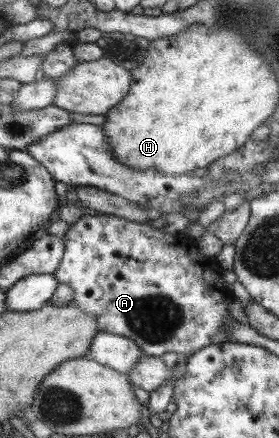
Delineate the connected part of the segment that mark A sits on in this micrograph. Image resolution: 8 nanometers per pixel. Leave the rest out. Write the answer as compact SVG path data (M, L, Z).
M83 214L77 219L77 222L68 226L61 239L63 252L58 268L52 272L52 275L56 277L58 284L66 284L71 288L73 291L72 304L74 304L75 308L79 308L81 313L85 313L85 315L95 319L97 331L122 336L134 342L144 355L161 356L161 354L165 354L165 352L175 352L180 359L187 358L200 348L228 341L226 340L226 334L224 334L224 323L233 320L233 318L231 318L226 309L227 304L225 300L229 297L233 298L233 295L231 295L231 291L227 289L221 279L221 267L218 265L215 257L202 255L195 241L189 236L186 236L186 234L175 235L173 233L166 233L161 229L153 227L149 222L137 223L136 221L130 221L111 215L100 214L98 216L91 216Z

